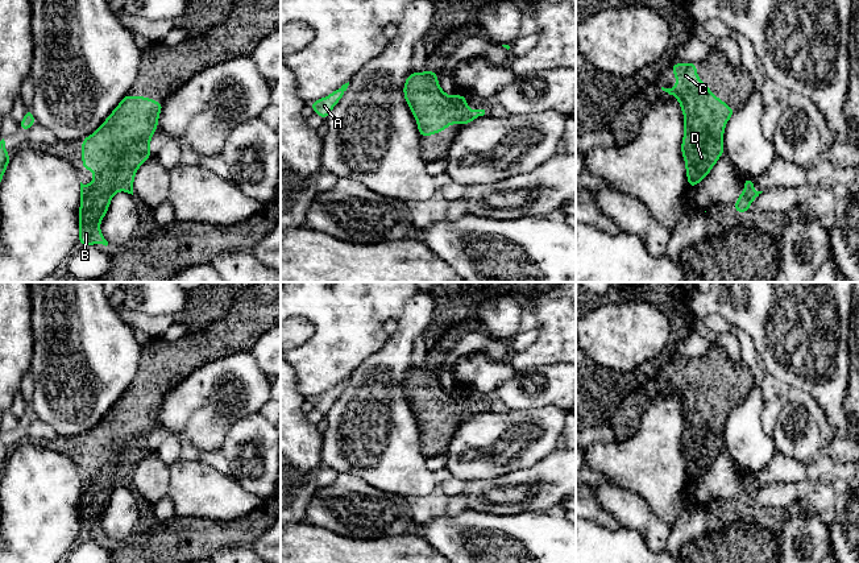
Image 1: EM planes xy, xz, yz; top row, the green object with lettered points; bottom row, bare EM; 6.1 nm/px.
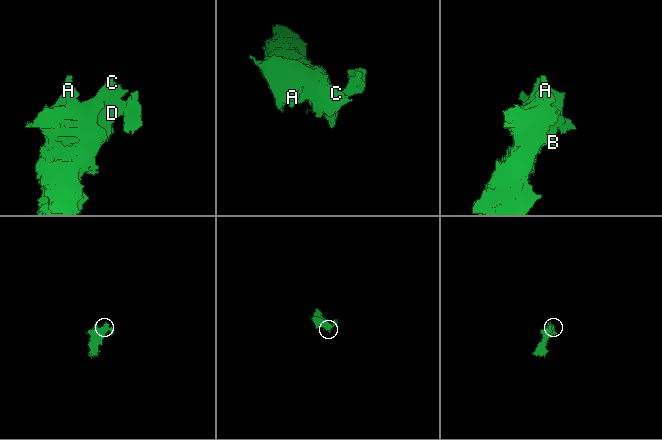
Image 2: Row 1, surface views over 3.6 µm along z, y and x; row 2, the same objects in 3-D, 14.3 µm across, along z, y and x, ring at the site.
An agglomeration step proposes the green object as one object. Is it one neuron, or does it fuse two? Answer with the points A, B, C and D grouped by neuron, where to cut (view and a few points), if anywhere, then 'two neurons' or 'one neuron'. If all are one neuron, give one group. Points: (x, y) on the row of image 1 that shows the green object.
groups A B C D; cut none; one neuron

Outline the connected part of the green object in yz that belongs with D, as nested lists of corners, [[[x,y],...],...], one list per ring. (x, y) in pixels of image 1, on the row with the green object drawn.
[[[677,62],[671,73],[676,76],[676,86],[661,90],[679,100],[684,115],[681,154],[692,189],[707,177],[719,157],[726,153],[723,133],[736,111],[711,94],[710,87],[697,76],[697,62]]]

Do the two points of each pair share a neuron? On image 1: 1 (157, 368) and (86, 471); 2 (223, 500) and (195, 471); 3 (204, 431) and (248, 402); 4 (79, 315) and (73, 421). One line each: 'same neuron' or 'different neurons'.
1: same neuron
2: same neuron
3: same neuron
4: same neuron

